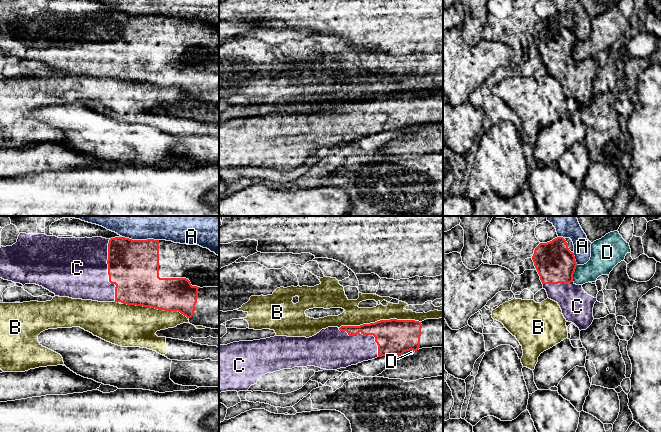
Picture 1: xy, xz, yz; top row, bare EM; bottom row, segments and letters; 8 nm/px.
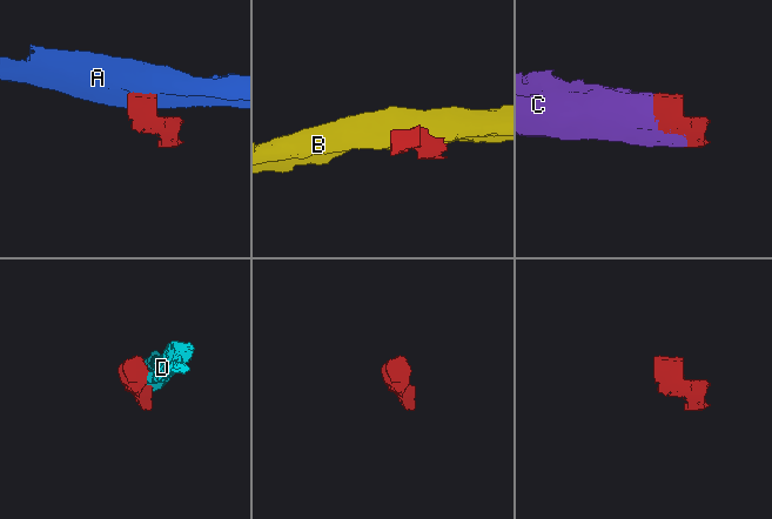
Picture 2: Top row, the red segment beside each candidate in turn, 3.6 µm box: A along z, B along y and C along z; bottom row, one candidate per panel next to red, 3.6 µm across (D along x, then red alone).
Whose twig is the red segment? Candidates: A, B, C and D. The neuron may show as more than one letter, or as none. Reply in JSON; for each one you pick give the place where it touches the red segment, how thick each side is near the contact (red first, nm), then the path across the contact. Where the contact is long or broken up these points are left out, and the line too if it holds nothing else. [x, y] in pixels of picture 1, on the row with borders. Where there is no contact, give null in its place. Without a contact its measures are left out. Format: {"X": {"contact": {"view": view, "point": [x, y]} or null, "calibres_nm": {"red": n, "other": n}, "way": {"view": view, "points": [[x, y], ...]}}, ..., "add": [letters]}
{"C": {"contact": {"view": "xy", "point": [108, 271]}, "calibres_nm": {"red": 420, "other": 480}}, "add": ["C"]}

